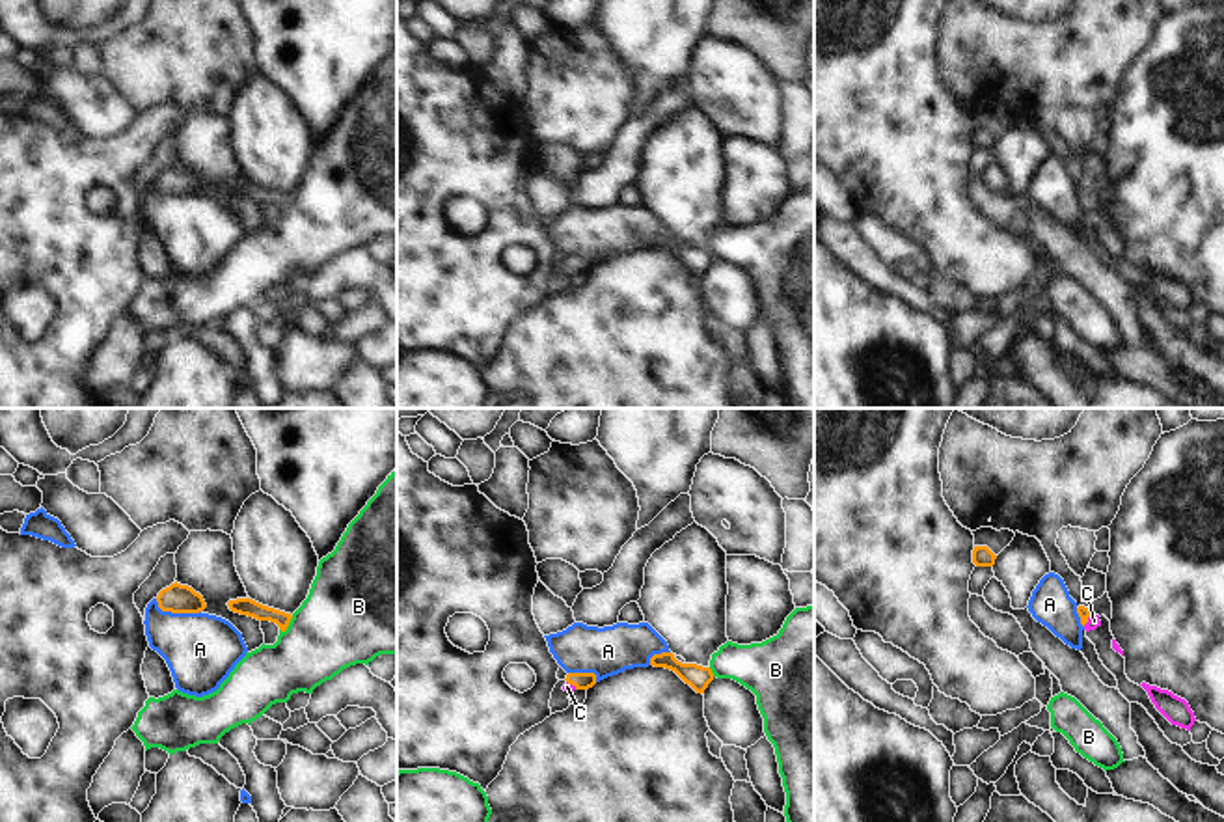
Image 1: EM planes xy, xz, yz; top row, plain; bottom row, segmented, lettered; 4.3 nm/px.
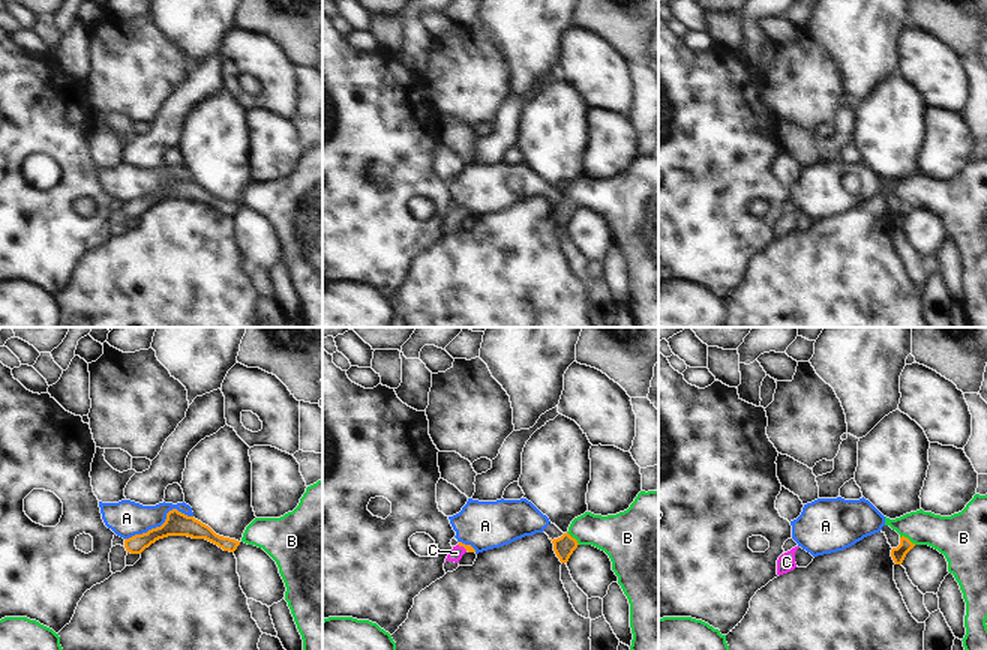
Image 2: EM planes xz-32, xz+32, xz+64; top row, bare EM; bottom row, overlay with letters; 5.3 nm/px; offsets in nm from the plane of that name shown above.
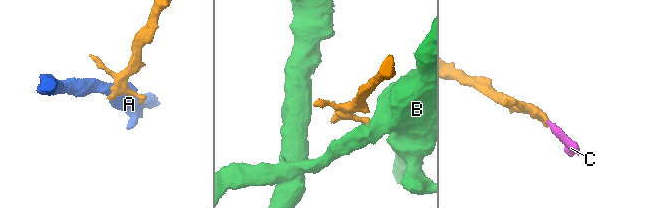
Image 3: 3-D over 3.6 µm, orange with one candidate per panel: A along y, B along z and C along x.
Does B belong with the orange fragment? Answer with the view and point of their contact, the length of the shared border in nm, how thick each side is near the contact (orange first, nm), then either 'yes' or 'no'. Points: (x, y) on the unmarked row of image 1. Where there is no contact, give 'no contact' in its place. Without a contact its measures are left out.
contact xy (287, 207); length 90 nm; calibres 80 and 380 nm; no

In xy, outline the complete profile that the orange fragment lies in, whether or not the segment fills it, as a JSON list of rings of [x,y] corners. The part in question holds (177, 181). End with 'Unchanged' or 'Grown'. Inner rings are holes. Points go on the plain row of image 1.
[[[171,166],[156,179],[158,190],[171,196],[199,196],[207,190],[203,179],[188,168]]]. Unchanged.

